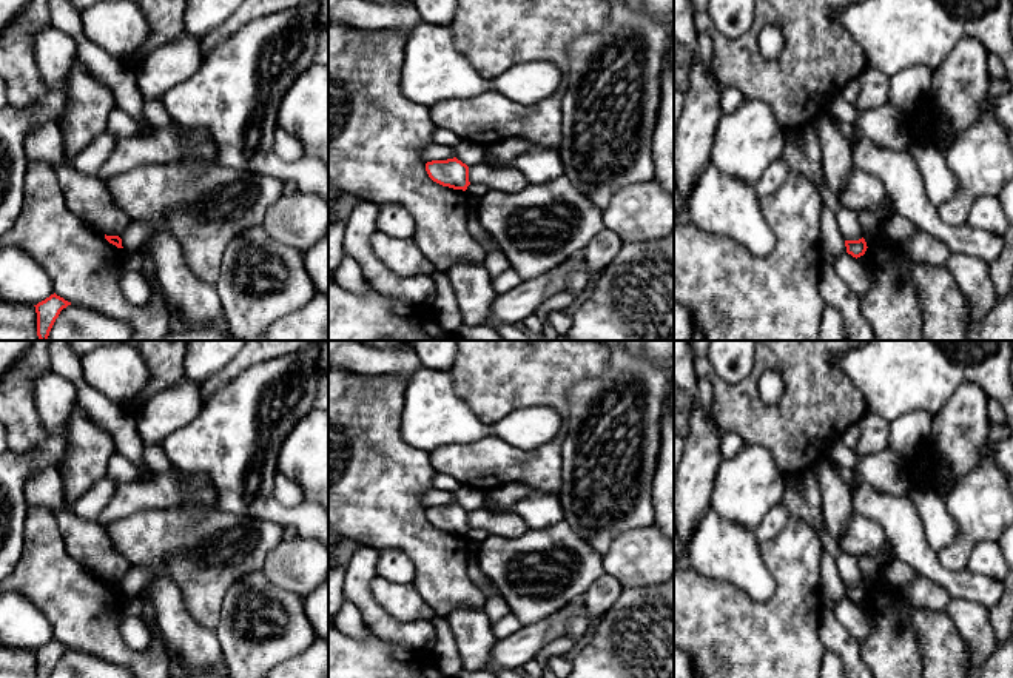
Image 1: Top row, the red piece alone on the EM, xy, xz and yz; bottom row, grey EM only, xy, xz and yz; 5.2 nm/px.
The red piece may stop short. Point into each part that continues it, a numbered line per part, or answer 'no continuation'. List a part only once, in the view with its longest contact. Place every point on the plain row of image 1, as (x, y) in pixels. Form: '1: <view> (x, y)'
no continuation

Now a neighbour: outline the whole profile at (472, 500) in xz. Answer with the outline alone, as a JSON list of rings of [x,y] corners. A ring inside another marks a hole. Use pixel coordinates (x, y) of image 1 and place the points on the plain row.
[[[459,485],[459,488],[453,495],[456,504],[466,508],[467,512],[483,508],[487,501],[487,495],[484,492],[470,488],[467,485]]]

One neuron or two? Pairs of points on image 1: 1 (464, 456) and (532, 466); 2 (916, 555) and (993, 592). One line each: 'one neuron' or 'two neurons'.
1: one neuron
2: one neuron

